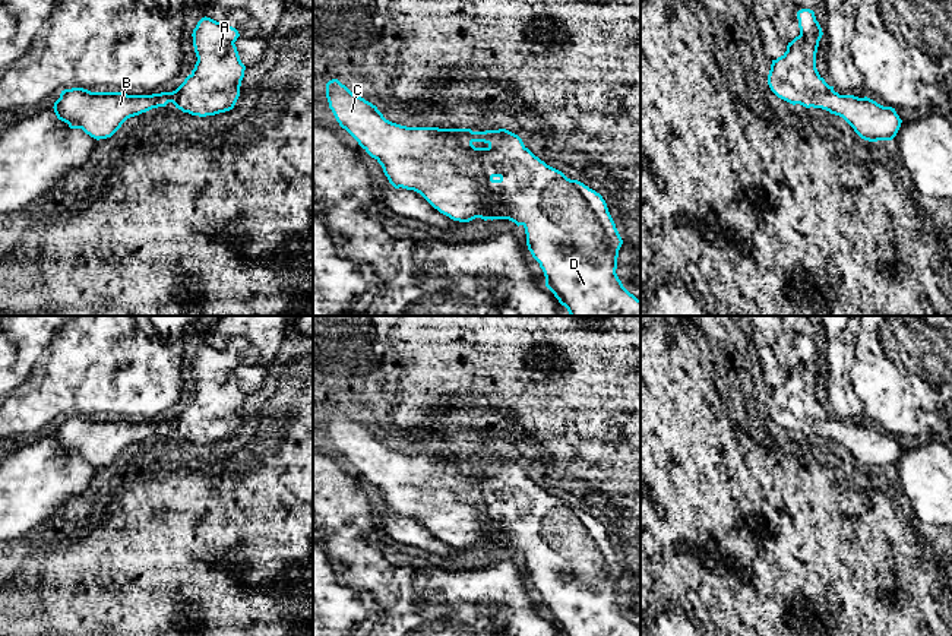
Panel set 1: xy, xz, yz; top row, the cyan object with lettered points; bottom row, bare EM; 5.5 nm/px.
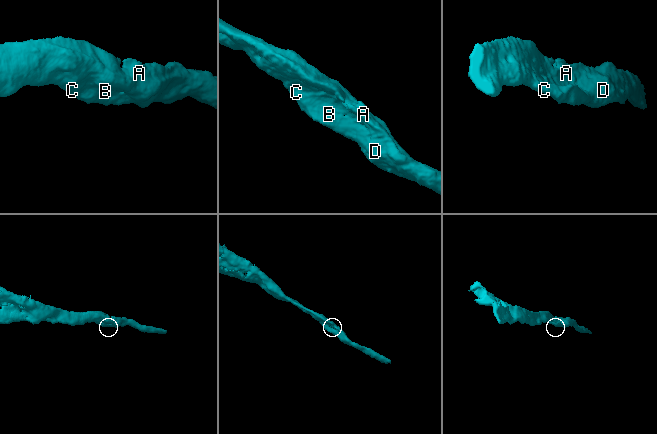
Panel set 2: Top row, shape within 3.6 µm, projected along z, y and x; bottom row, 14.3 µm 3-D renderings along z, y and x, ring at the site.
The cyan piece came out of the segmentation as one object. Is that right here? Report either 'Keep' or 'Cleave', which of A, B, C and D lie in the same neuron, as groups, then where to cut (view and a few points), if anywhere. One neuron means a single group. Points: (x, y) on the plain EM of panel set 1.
Keep. Groups: A B C D. No split

